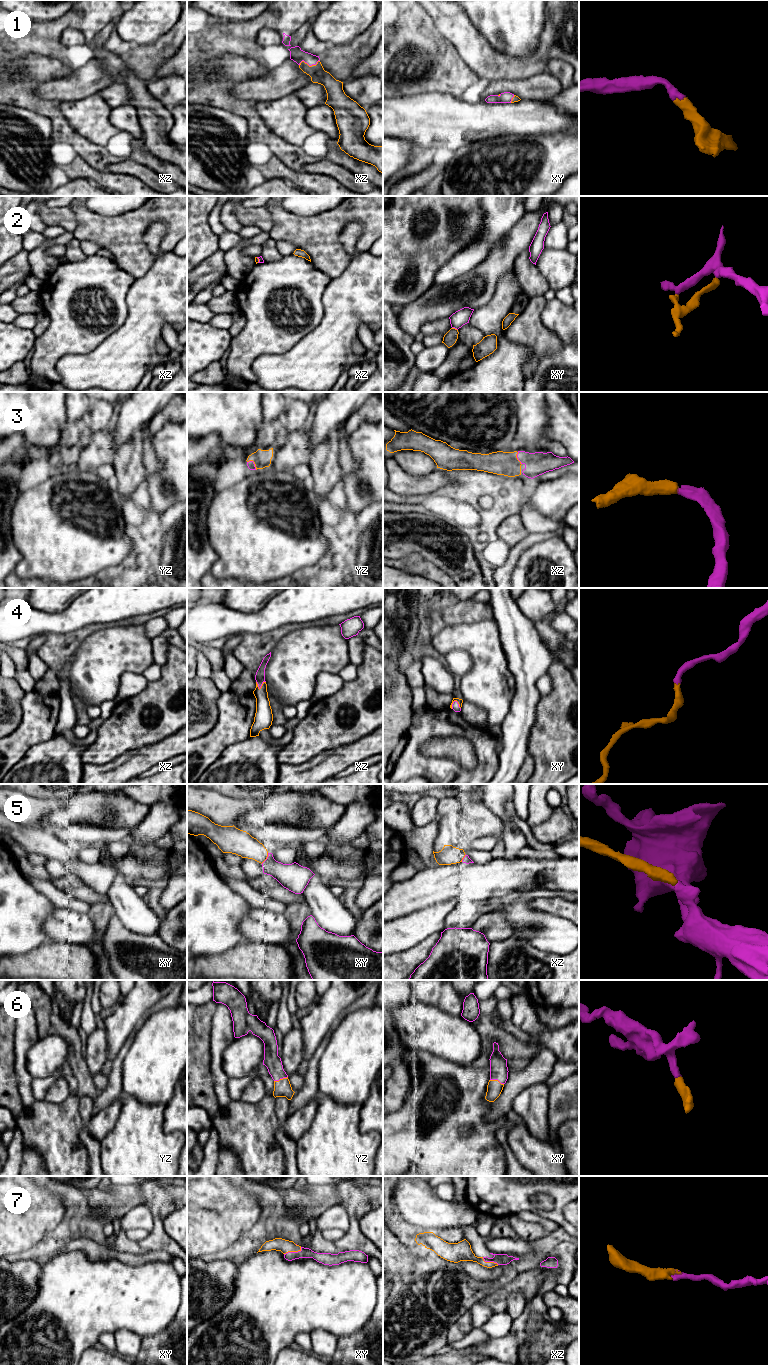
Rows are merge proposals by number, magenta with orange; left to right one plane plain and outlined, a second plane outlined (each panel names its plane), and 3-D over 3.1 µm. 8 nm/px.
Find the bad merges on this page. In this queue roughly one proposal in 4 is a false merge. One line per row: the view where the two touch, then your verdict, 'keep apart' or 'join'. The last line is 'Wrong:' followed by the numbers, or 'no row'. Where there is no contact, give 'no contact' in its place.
1: xz | join
2: xy | keep apart
3: yz | join
4: xy | join
5: xy | join
6: yz | join
7: xy | join
Wrong: 2

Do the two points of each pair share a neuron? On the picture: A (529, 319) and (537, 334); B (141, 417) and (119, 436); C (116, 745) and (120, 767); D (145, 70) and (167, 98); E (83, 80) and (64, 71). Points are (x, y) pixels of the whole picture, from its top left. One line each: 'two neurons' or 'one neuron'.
A: one neuron
B: one neuron
C: two neurons
D: two neurons
E: two neurons

